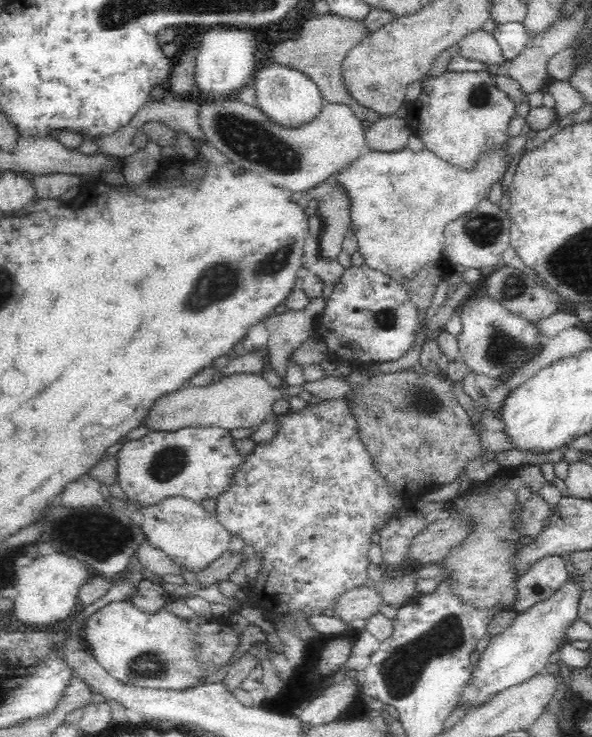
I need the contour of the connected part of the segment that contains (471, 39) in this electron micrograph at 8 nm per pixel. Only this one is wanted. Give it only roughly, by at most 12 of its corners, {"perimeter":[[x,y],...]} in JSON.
{"perimeter":[[482,28],[464,32],[458,55],[490,64],[503,58],[494,37]]}

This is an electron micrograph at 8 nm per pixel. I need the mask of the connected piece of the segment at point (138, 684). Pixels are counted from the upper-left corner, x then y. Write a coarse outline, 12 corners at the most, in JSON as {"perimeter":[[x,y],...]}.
{"perimeter":[[130,602],[85,621],[86,645],[123,688],[203,682],[195,645],[164,608]]}

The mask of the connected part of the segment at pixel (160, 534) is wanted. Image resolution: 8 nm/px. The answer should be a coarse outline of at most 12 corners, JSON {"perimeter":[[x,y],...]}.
{"perimeter":[[184,497],[145,505],[149,542],[196,571],[231,533]]}

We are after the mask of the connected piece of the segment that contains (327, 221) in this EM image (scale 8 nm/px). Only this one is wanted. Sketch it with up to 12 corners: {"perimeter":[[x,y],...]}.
{"perimeter":[[343,165],[311,194],[294,193],[306,204],[318,199],[323,233],[320,252],[336,256],[351,224],[352,197],[340,176]]}

